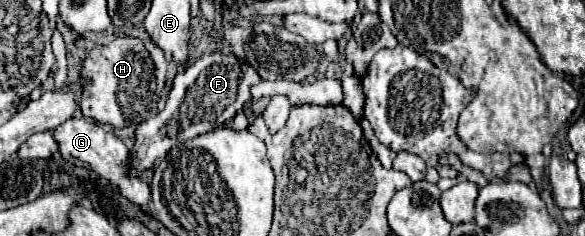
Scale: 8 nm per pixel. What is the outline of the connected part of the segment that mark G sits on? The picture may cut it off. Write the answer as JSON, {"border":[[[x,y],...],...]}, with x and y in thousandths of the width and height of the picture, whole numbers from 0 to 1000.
{"border":[[[125,496],[125,504],[111,513],[108,530],[97,530],[91,547],[91,581],[94,581],[94,597],[101,614],[101,648],[111,682],[118,682],[125,699],[135,699],[135,708],[159,716],[169,750],[200,784],[210,835],[241,869],[244,894],[255,894],[251,886],[251,860],[258,843],[255,784],[244,750],[217,750],[221,742],[221,682],[224,682],[221,631],[190,555],[179,555],[179,547],[173,547],[173,530],[166,530],[159,513],[149,513],[142,496]]]}

